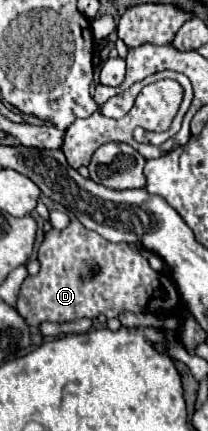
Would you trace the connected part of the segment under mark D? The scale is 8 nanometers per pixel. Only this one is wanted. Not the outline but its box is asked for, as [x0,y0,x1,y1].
[17,218,181,326]

